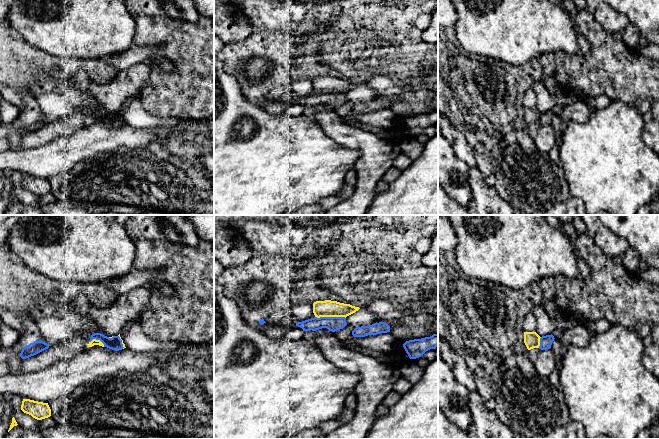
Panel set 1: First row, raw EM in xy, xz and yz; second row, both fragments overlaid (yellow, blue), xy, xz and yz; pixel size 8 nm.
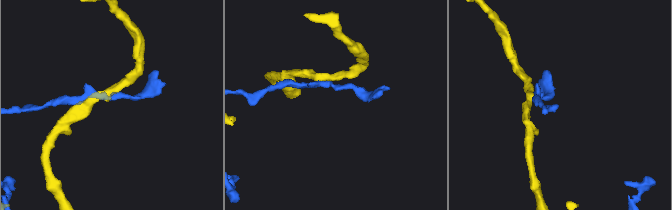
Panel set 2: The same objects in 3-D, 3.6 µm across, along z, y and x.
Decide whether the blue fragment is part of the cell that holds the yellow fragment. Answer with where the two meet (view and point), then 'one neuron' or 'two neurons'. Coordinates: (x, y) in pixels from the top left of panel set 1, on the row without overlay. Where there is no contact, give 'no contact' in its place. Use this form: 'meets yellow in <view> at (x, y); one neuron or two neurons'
meets yellow in xz at (330, 92); two neurons

